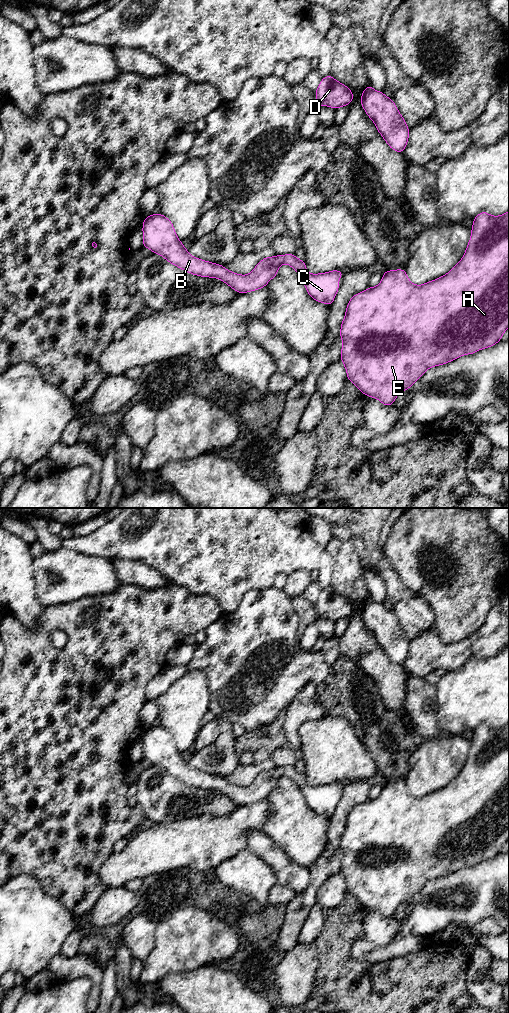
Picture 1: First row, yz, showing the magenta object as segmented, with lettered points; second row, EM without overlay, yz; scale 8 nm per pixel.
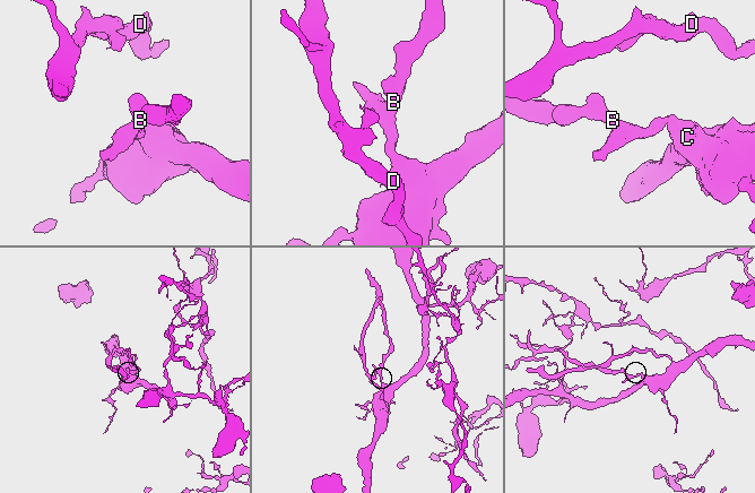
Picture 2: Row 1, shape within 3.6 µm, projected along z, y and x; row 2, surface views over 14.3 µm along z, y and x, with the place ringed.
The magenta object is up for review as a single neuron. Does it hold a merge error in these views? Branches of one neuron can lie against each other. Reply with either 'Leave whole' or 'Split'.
Leave whole

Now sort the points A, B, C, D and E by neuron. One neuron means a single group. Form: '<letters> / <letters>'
A B C D E

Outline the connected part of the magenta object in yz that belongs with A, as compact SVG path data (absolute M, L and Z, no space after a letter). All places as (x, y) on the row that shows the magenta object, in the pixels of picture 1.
M485 211L473 218L471 237L462 259L445 275L422 285L414 285L408 278L405 269L389 270L383 273L382 281L376 287L369 287L365 291L351 297L346 308L345 316L340 328L342 349L340 360L343 362L347 379L350 380L364 395L377 398L385 406L391 406L400 392L408 390L431 367L443 365L456 360L463 355L474 354L489 348L499 341L509 328L509 211L493 216Z

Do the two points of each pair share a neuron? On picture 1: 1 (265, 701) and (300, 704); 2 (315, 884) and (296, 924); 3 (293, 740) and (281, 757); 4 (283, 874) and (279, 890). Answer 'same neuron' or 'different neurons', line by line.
1: different neurons
2: same neuron
3: different neurons
4: different neurons

